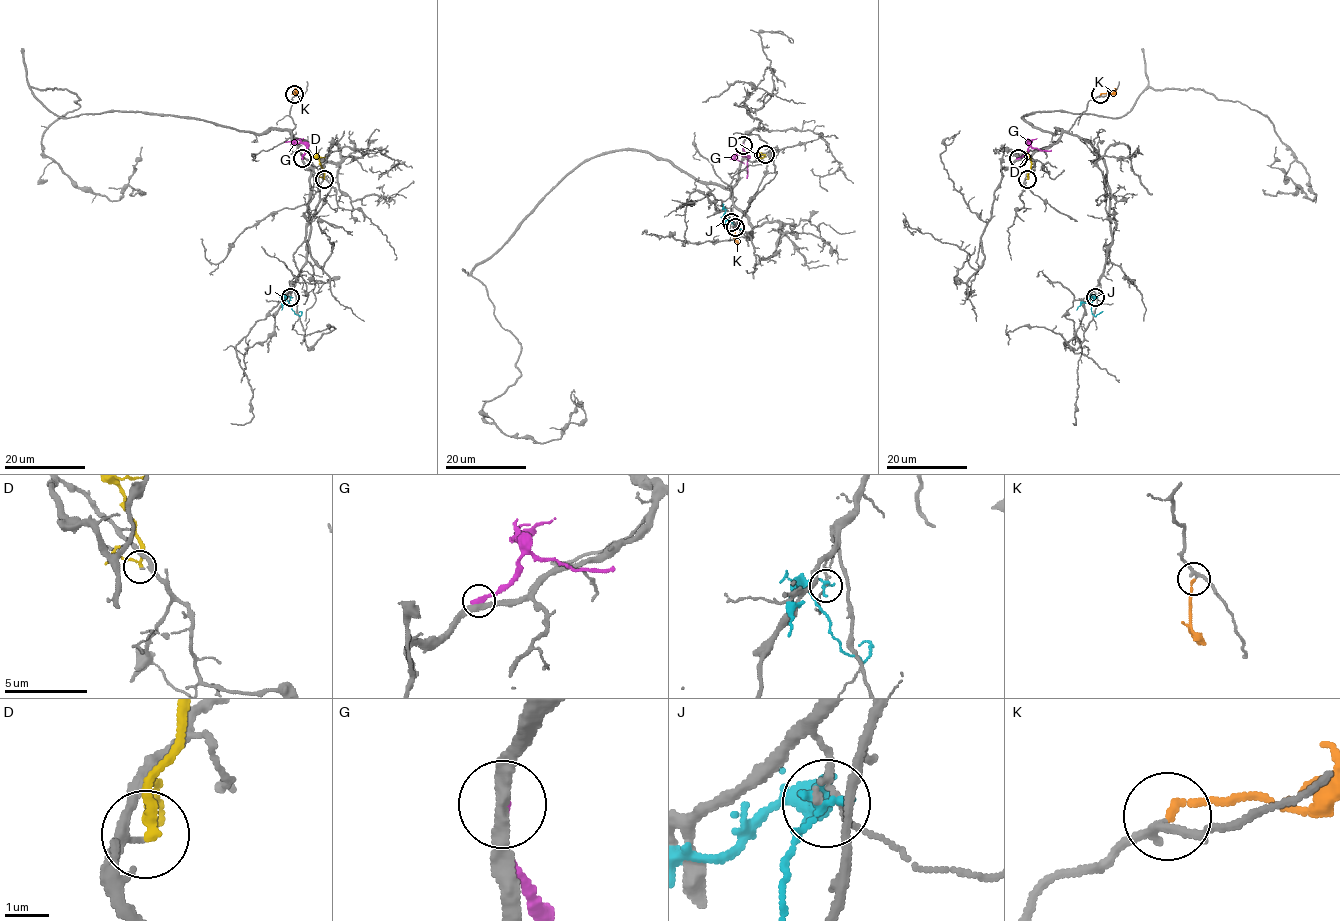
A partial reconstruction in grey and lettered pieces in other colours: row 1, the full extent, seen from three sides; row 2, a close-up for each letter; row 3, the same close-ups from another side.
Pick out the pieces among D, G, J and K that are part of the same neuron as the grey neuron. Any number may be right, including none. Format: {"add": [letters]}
{"add": ["K"]}

